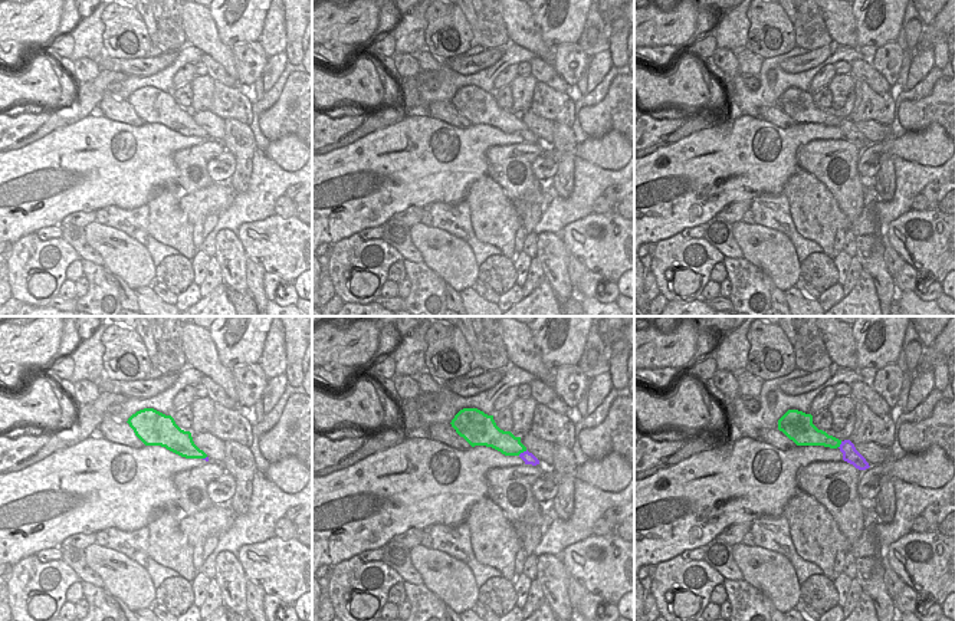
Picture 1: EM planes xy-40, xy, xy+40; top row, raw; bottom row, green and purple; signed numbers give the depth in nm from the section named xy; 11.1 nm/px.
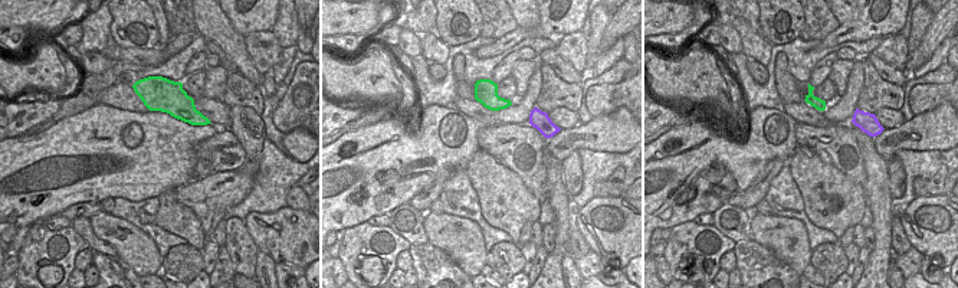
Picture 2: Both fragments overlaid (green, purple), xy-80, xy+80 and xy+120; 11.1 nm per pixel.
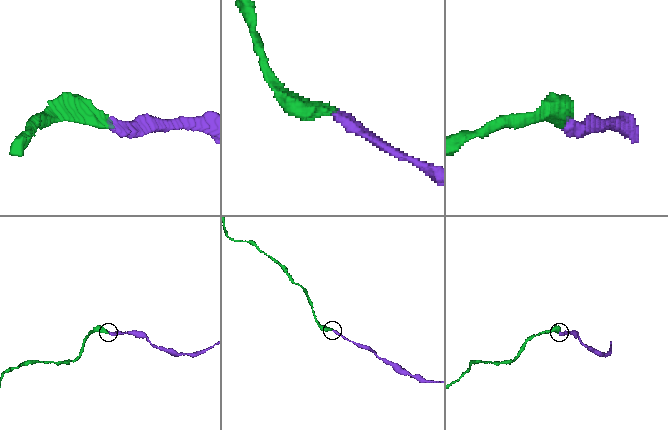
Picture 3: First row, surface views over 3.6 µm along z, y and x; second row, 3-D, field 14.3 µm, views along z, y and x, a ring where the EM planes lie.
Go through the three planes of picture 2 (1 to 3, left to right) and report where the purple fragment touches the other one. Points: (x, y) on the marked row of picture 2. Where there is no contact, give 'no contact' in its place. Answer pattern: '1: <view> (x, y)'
1: no contact
2: no contact
3: no contact

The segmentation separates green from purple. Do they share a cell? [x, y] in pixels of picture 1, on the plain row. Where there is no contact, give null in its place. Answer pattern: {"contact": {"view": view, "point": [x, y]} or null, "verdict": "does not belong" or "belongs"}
{"contact": {"view": "xy", "point": [522, 130]}, "verdict": "belongs"}

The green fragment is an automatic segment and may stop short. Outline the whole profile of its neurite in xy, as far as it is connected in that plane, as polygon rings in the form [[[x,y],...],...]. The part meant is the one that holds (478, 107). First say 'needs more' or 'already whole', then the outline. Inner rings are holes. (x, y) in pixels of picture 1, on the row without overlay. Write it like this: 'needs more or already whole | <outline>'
needs more | [[[478,86],[460,88],[450,102],[472,125],[492,125],[505,134],[519,134],[525,142],[539,142],[539,138],[521,121],[521,115],[501,108],[493,93],[488,93]]]

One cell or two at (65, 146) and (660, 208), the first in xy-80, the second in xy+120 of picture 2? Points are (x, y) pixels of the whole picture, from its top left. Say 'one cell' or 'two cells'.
one cell

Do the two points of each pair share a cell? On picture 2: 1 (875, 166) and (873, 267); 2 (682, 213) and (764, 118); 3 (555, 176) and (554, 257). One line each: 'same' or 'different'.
1: same
2: same
3: same

